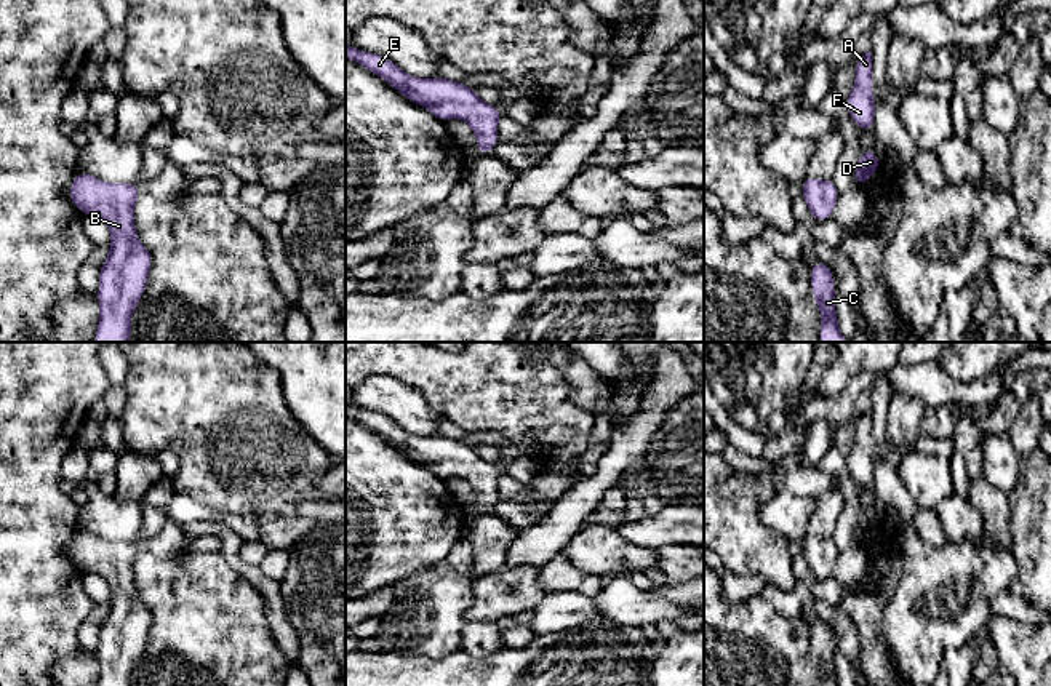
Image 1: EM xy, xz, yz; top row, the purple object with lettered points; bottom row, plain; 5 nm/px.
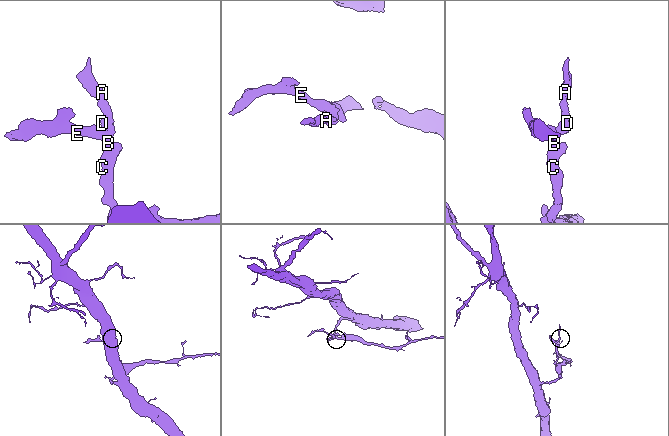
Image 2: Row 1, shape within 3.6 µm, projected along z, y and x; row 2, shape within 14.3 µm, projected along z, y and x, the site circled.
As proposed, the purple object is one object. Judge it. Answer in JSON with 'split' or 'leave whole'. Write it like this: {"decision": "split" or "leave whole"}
{"decision": "leave whole"}

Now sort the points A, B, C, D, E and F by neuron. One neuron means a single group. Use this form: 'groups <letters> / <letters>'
groups A B C D E F

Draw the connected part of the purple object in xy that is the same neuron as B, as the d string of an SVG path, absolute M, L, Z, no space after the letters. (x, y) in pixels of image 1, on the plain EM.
M78 529L69 548L72 561L85 574L102 576L110 588L109 614L99 628L99 681L98 686L131 686L133 670L141 659L152 625L149 608L139 600L134 587L134 561L142 547L131 540L109 542L88 531Z

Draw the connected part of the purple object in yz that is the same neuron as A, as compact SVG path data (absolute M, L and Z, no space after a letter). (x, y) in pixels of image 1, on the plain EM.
M872 409L856 417L856 440L846 457L846 465L861 488L873 489L875 464L872 456Z

